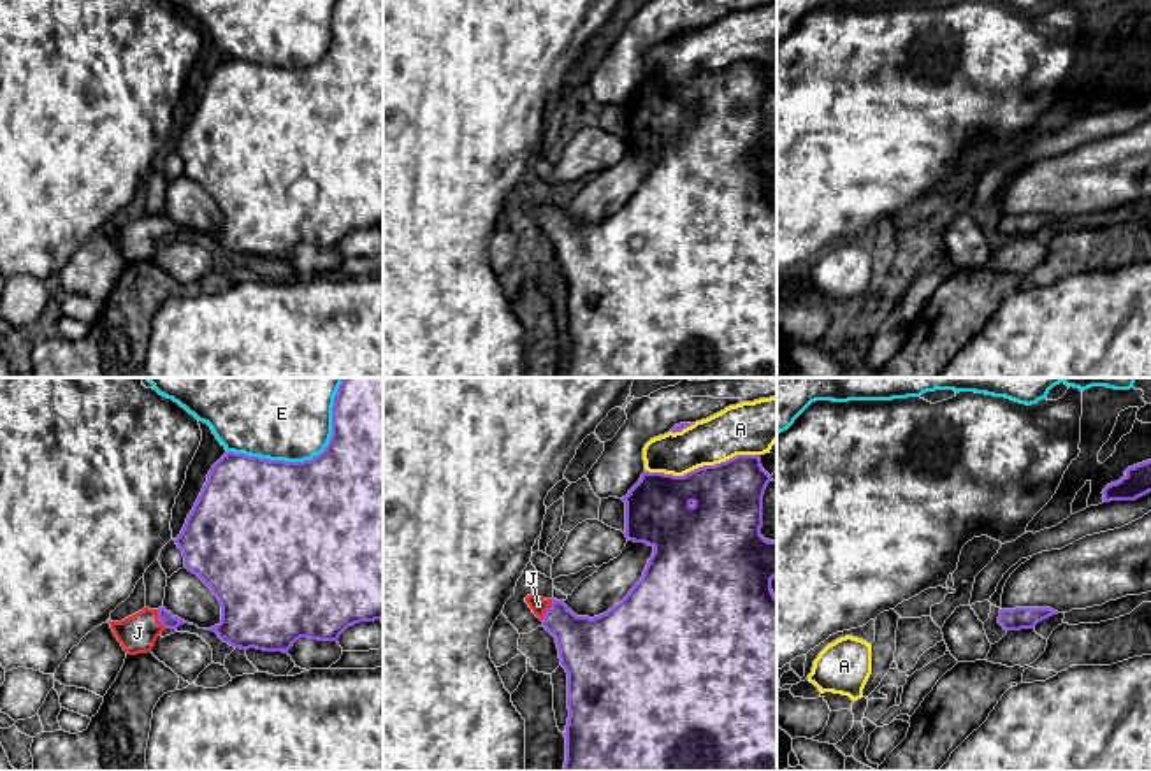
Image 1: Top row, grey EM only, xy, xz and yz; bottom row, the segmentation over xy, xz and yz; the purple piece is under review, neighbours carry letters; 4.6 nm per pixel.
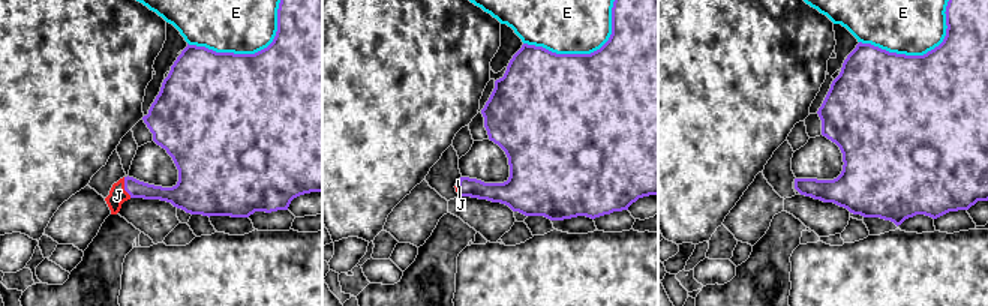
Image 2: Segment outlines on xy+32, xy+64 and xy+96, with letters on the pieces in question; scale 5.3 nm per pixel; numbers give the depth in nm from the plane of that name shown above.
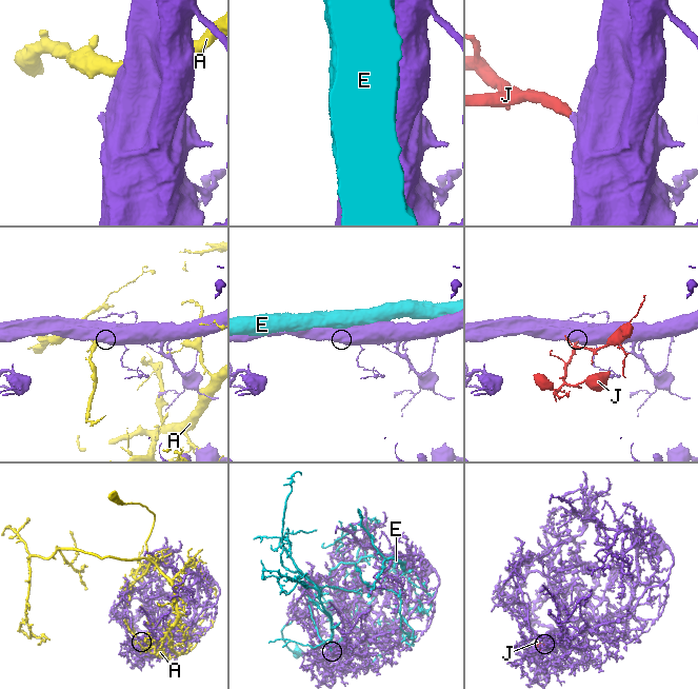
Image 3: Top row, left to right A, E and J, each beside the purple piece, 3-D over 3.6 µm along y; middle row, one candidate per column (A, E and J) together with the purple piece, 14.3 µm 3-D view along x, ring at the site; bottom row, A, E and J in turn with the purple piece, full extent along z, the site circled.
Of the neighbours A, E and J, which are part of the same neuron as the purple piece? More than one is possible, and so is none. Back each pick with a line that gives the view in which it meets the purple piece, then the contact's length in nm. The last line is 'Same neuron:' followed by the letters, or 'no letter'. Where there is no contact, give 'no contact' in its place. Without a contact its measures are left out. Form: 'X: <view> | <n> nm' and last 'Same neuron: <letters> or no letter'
J: xz | 120 nm
Same neuron: J

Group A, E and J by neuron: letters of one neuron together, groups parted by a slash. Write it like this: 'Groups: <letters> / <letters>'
Groups: A / E / J

